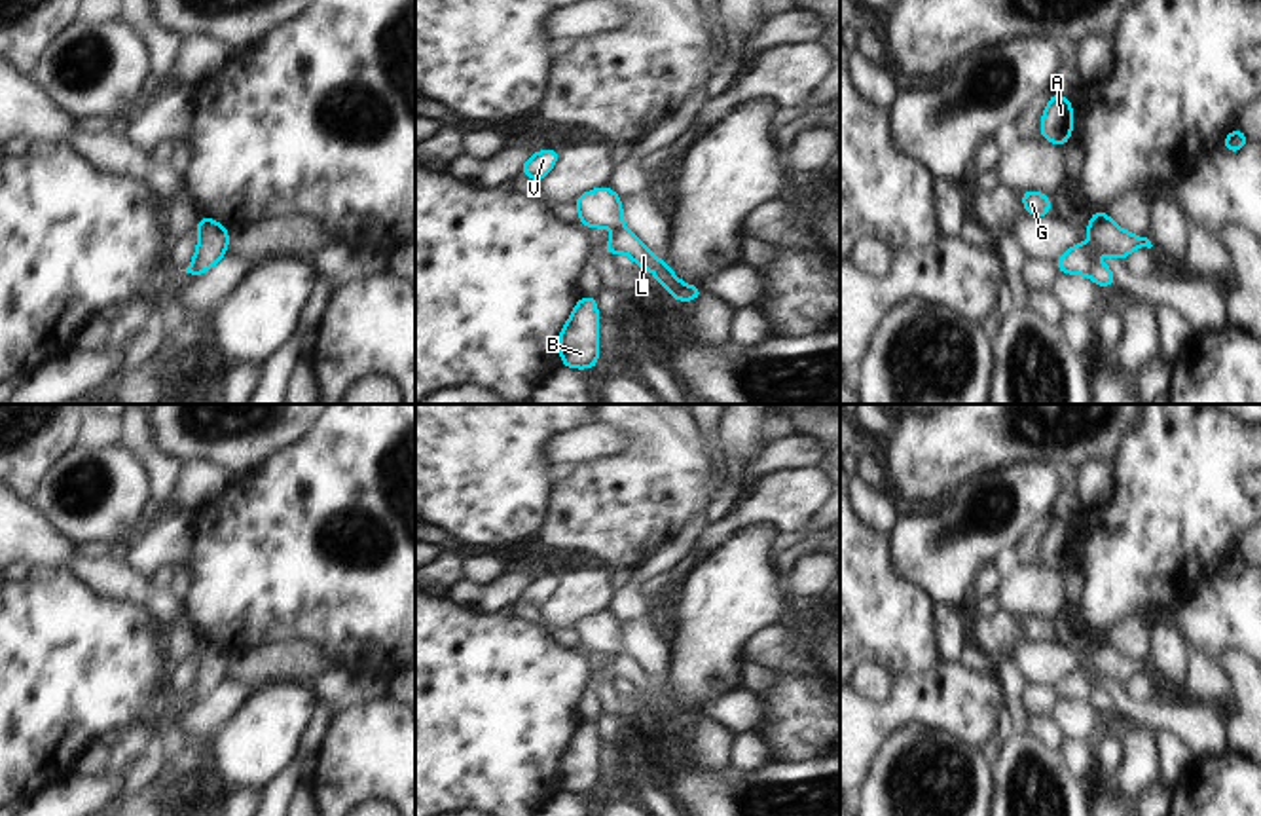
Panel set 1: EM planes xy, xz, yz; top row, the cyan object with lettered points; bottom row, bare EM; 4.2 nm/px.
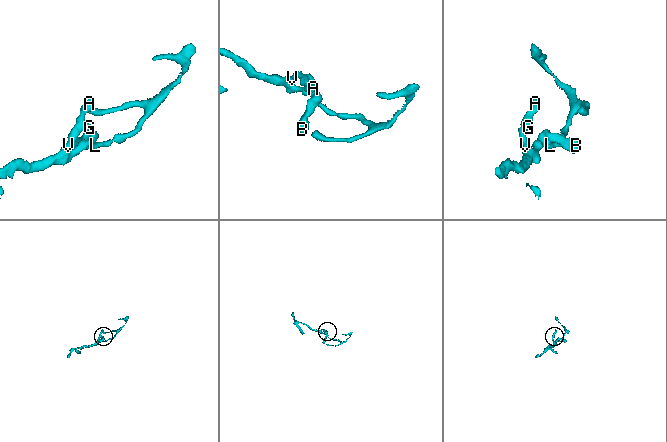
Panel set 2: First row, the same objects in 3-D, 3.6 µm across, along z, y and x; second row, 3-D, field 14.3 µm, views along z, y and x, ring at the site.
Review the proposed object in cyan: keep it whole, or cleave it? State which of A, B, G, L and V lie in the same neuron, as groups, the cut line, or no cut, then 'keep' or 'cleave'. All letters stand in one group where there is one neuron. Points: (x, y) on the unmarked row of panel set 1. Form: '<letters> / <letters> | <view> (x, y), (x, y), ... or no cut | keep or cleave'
A B G V / L | yz (1095, 687), (1087, 699) | cleave

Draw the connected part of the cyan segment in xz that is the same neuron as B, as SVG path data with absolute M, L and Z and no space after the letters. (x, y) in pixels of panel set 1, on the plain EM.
M584 721L575 729L575 734L559 757L559 780L563 791L569 793L597 793L597 727L595 721Z

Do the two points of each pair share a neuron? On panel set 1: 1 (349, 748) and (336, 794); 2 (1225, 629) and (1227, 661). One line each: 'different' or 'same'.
1: same
2: different

